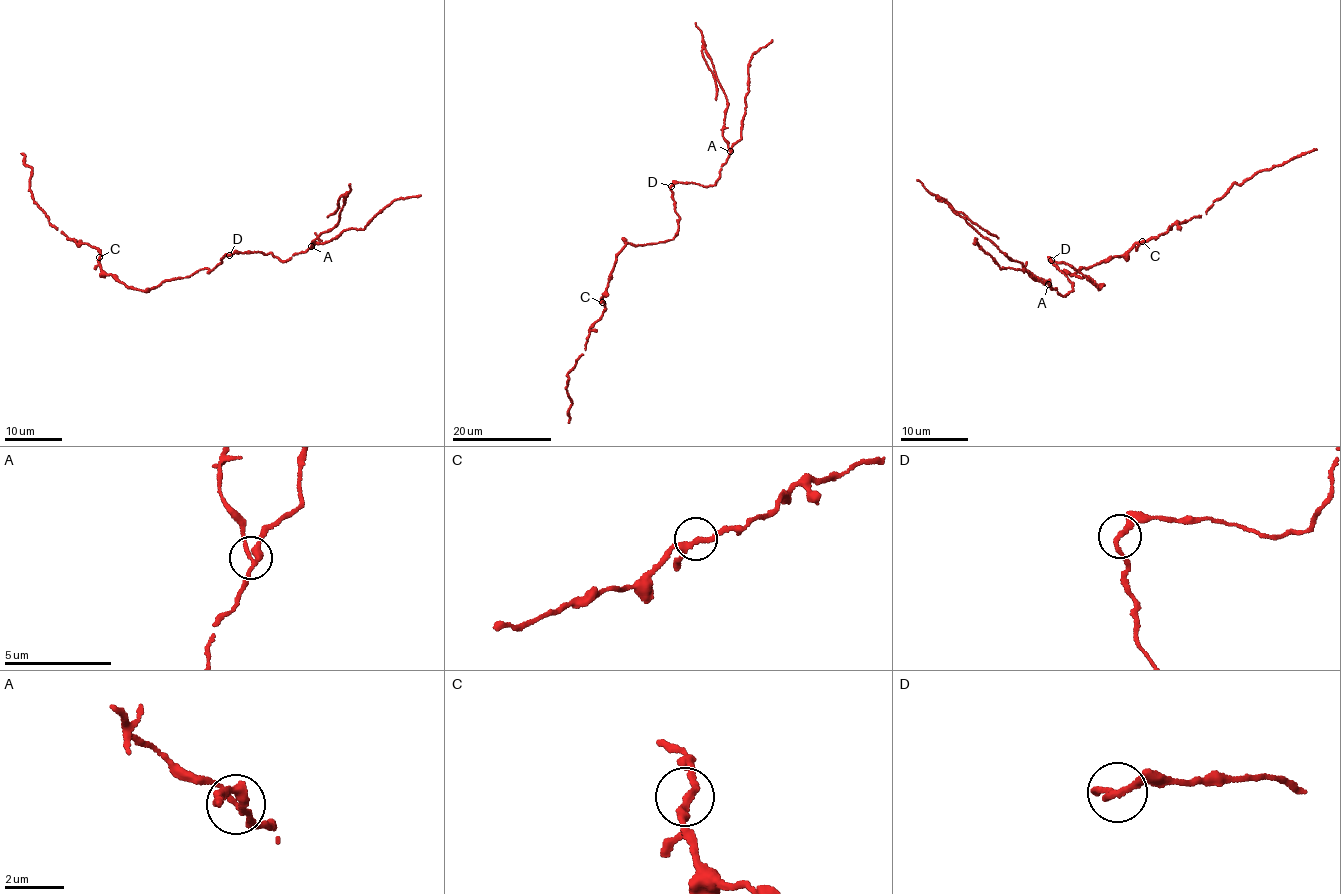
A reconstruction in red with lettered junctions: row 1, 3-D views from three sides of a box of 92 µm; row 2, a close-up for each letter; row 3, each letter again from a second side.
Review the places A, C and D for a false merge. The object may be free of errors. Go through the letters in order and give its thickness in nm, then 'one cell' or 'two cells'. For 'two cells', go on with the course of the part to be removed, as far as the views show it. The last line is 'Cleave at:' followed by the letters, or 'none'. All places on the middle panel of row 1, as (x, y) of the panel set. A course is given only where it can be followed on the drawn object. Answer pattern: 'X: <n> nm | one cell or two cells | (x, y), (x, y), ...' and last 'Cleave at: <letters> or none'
A: 180 nm | two cells | (730, 151), (722, 132), (727, 104), (696, 22)
C: 200 nm | one cell
D: 200 nm | one cell
Cleave at: A

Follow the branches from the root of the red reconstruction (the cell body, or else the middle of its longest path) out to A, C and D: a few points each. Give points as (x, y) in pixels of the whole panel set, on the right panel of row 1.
A: (1102, 283), (1098, 287), (1071, 266), (1051, 260), (1073, 286), (1063, 296), (1048, 284)
C: (1102, 283), (1098, 285), (1088, 275), (1079, 278), (1072, 274), (1127, 254), (1142, 241)
D: (1102, 283), (1098, 287), (1071, 266), (1051, 260)

